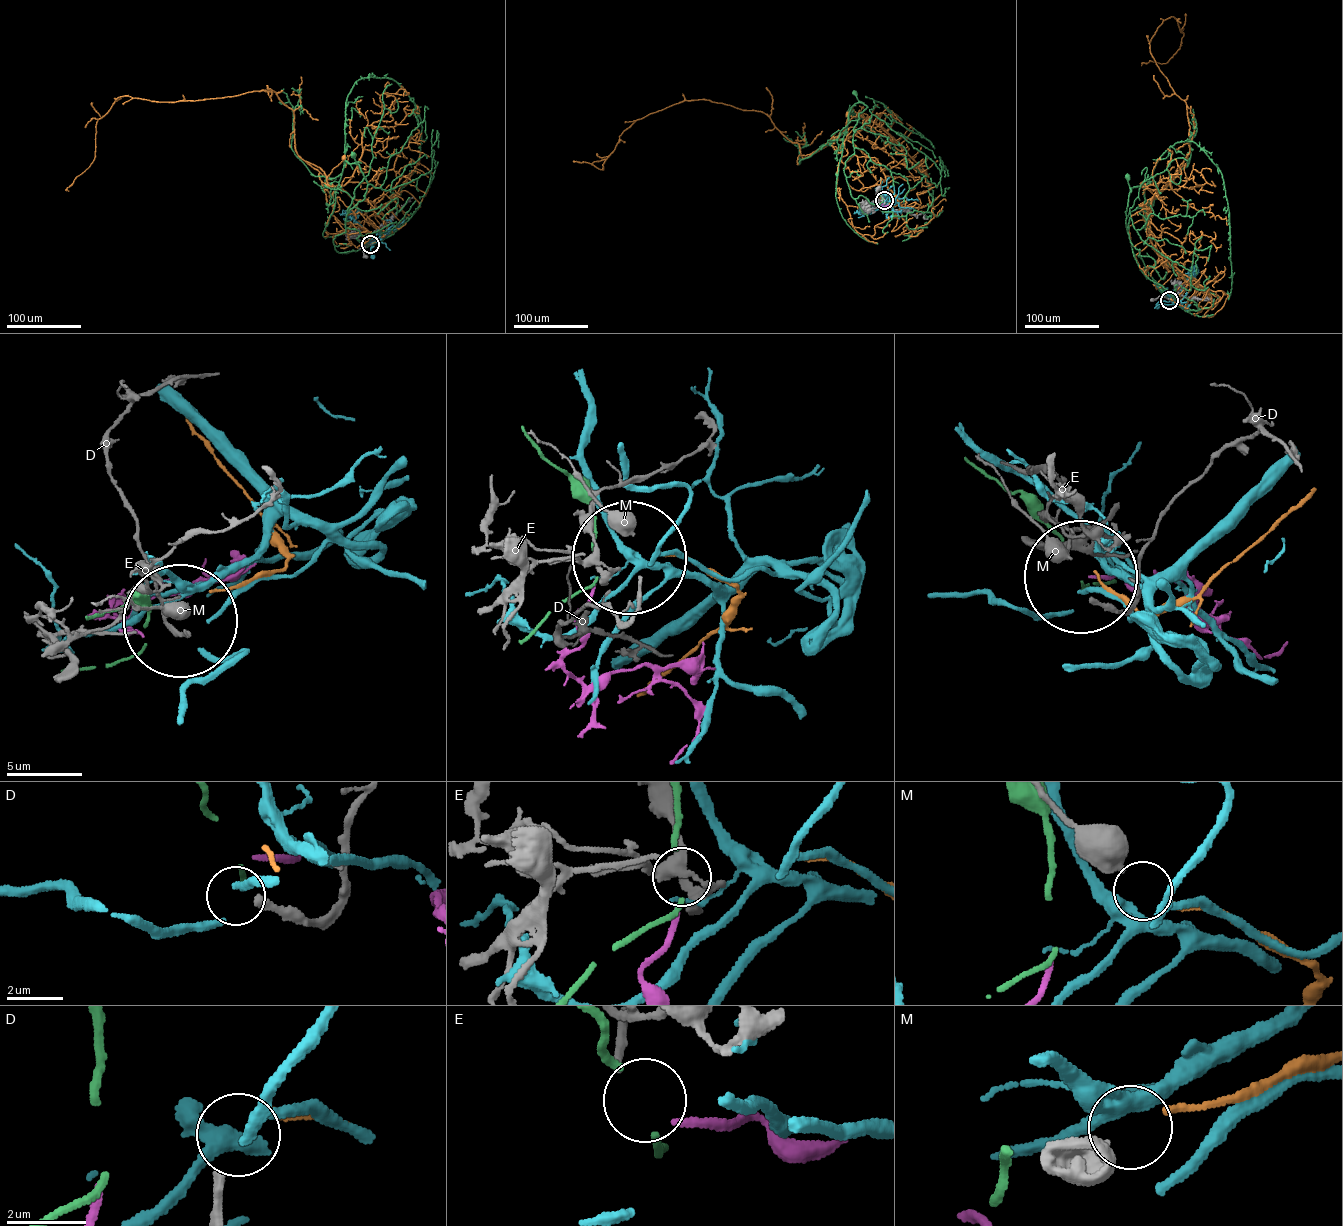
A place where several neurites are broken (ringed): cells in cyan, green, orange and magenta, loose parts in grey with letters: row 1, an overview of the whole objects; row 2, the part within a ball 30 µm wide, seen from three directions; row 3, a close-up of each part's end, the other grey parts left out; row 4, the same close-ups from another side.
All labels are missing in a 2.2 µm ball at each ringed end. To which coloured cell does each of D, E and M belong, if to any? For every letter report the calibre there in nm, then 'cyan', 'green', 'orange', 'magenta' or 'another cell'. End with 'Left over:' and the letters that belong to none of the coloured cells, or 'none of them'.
D: 240 nm | another cell
E: 160 nm | magenta
M: 500 nm | orange
Left over: D

